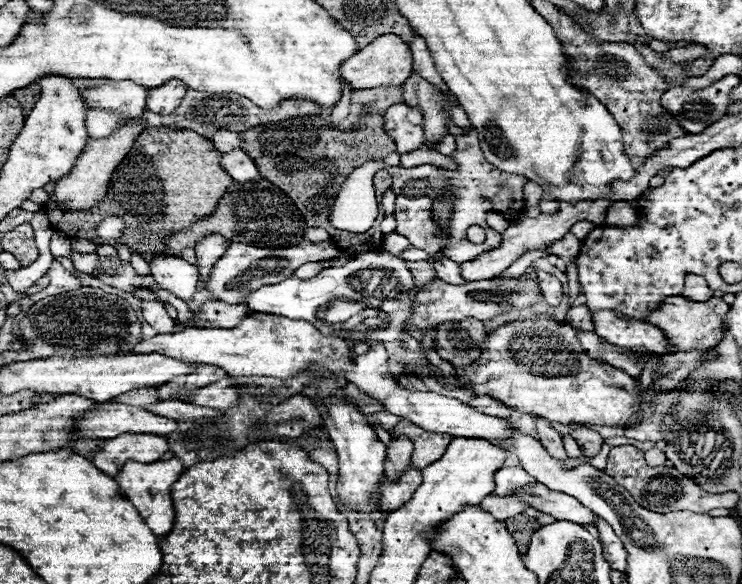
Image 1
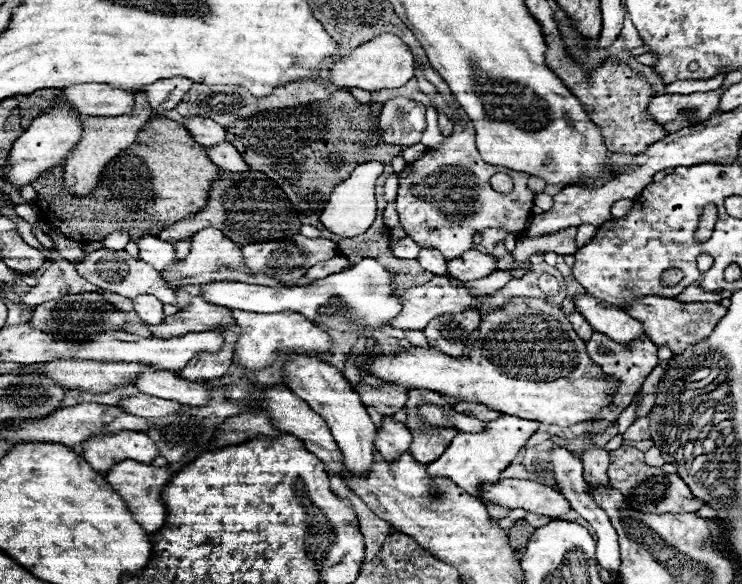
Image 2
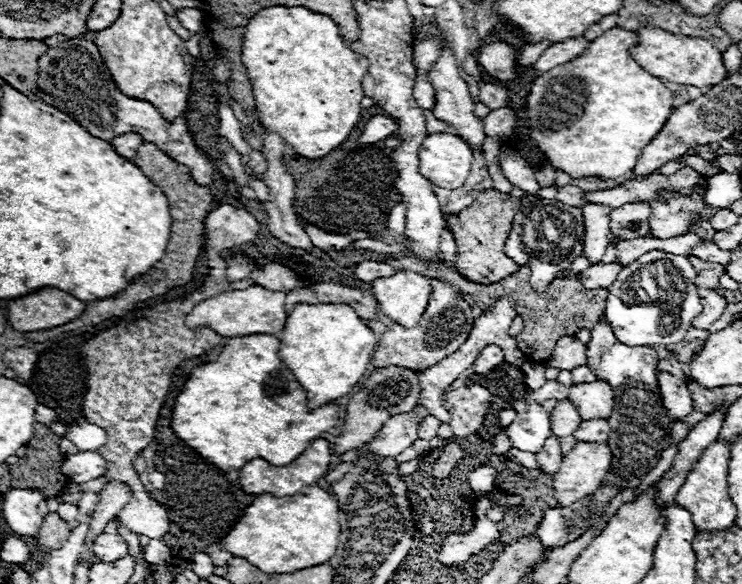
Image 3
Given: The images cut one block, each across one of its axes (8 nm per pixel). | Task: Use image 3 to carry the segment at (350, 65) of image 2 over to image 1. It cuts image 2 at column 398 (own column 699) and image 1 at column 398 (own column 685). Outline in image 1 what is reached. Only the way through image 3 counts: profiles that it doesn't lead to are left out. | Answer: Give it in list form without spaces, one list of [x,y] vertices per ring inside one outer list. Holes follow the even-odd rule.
[[[384,34],[378,36],[374,42],[370,42],[368,46],[364,46],[356,56],[352,56],[352,60],[346,60],[340,72],[344,80],[348,80],[348,84],[352,84],[356,90],[378,86],[400,86],[412,74],[412,52],[400,36]]]

